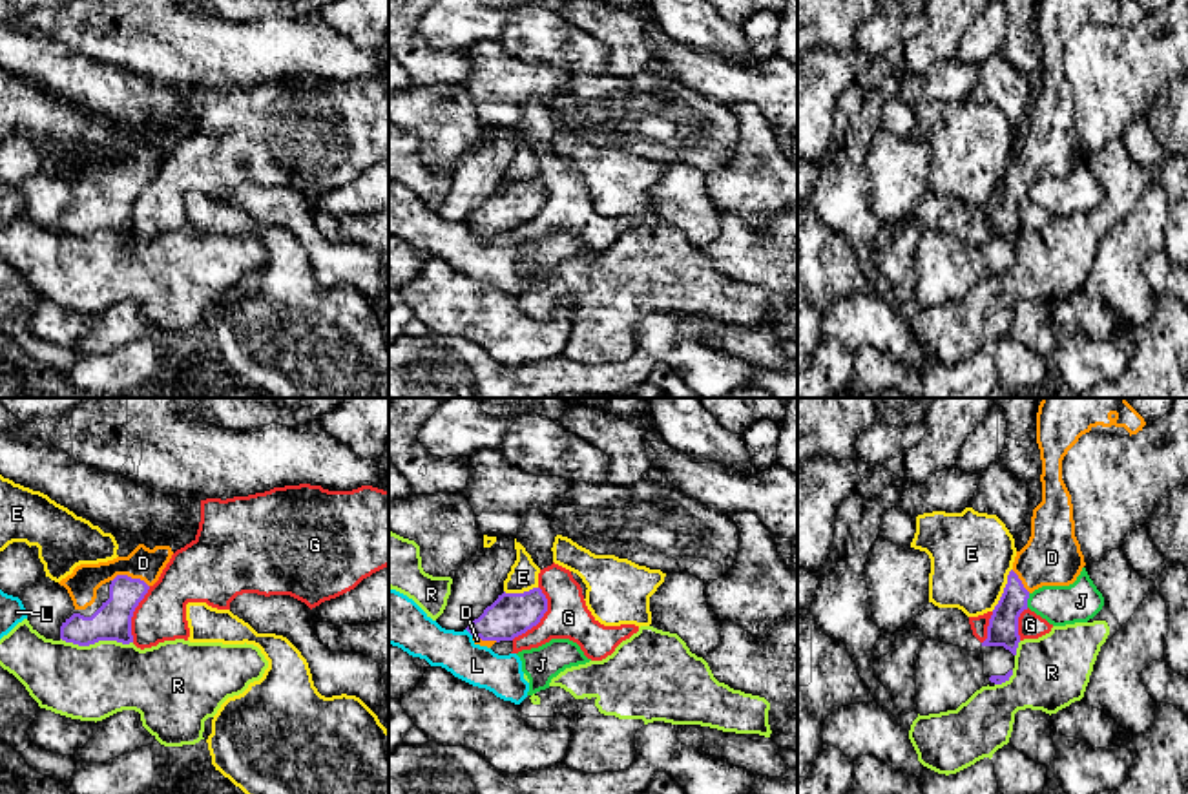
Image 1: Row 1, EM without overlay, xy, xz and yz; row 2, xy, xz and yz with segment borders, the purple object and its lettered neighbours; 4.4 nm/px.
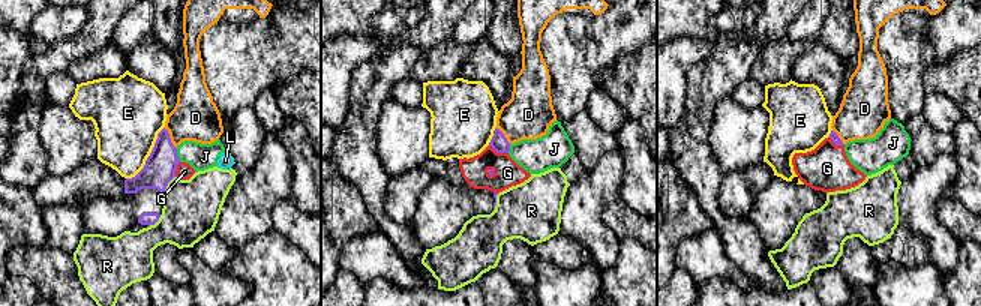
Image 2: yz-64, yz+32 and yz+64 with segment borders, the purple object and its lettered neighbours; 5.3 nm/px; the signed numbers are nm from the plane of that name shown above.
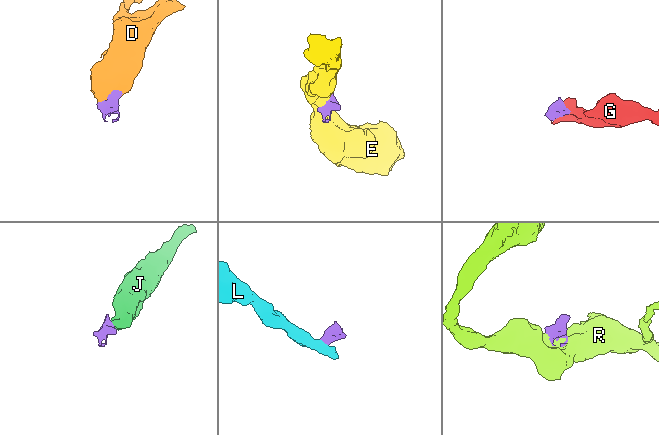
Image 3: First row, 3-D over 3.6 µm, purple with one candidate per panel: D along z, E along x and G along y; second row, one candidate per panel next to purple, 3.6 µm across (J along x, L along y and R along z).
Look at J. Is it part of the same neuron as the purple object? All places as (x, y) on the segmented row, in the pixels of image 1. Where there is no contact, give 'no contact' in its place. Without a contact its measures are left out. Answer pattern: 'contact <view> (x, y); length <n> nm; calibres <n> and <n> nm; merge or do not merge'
contact yz (1026, 601); length 70 nm; calibres 140 and 180 nm; do not merge

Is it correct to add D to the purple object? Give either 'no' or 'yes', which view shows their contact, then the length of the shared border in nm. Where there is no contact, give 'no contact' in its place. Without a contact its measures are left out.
yes | xy | 170 nm

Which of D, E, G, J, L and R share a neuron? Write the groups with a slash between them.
D / E / G / J L / R

